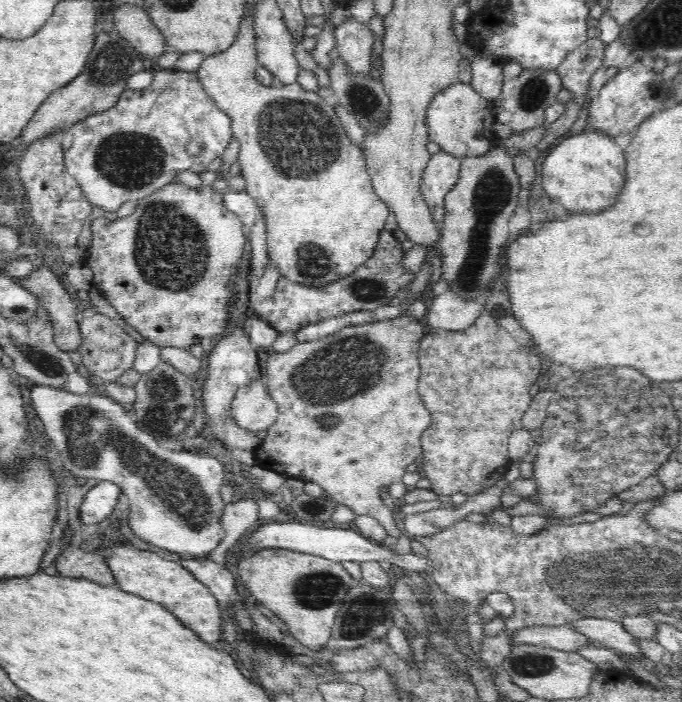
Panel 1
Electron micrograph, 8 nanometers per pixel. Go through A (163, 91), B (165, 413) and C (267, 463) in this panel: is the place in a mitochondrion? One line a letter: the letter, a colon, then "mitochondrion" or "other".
A: other
B: mitochondrion
C: other

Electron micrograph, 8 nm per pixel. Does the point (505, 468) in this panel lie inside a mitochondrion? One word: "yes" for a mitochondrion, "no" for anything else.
no

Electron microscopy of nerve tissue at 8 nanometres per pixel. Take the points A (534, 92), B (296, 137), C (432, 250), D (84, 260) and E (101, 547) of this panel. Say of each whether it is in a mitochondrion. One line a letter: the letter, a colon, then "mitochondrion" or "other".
A: mitochondrion
B: mitochondrion
C: other
D: other
E: other

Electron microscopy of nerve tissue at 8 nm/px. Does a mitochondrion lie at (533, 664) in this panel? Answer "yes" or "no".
yes

